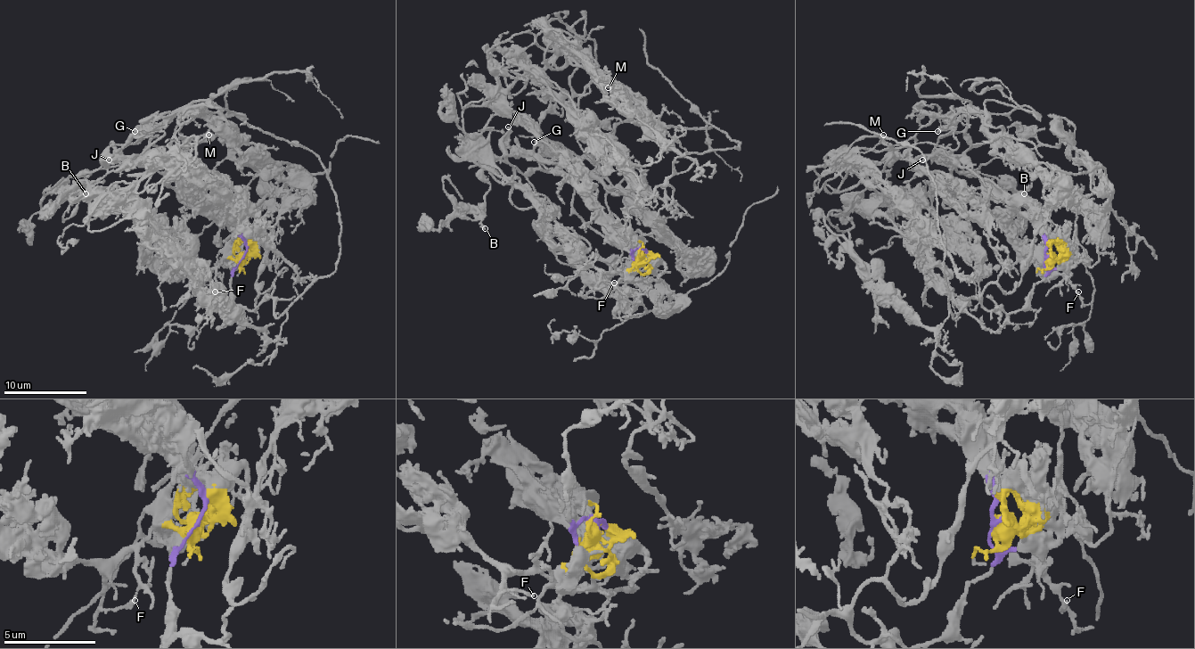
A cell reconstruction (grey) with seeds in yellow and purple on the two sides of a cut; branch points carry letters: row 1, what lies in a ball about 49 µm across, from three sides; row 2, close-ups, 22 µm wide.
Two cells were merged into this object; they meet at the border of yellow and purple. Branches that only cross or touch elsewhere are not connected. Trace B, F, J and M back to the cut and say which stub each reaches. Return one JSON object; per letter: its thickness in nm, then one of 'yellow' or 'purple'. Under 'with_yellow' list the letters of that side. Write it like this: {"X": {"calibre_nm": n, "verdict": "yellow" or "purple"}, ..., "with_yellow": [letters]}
{"B": {"calibre_nm": 200, "verdict": "yellow"}, "F": {"calibre_nm": 180, "verdict": "yellow"}, "J": {"calibre_nm": 280, "verdict": "yellow"}, "M": {"calibre_nm": 180, "verdict": "purple"}, "with_yellow": ["B", "F", "J"]}

